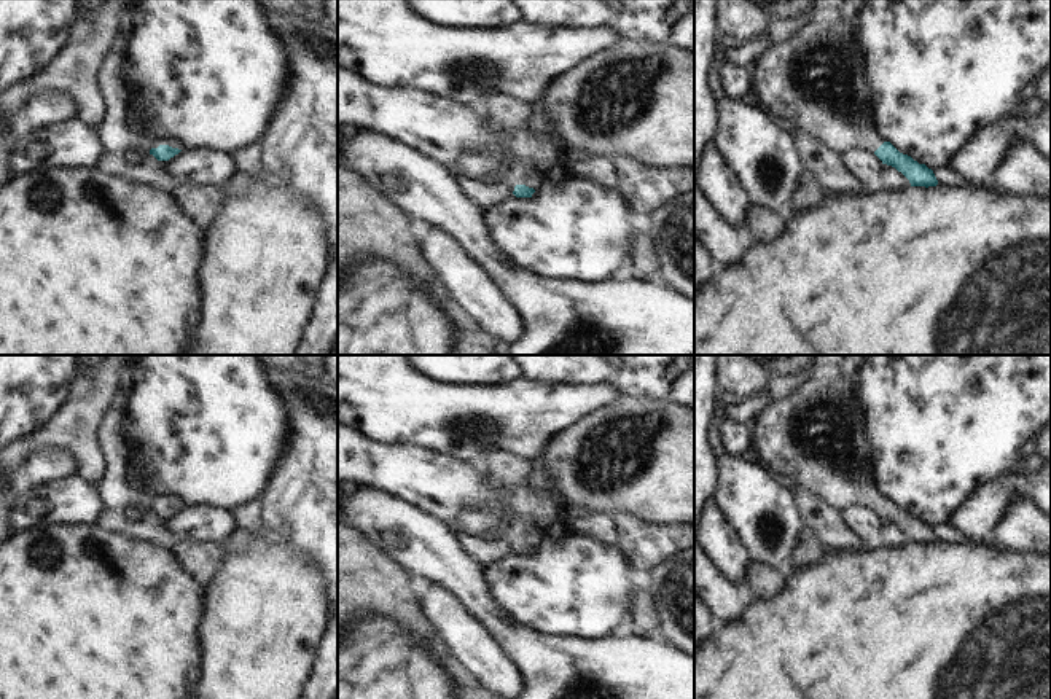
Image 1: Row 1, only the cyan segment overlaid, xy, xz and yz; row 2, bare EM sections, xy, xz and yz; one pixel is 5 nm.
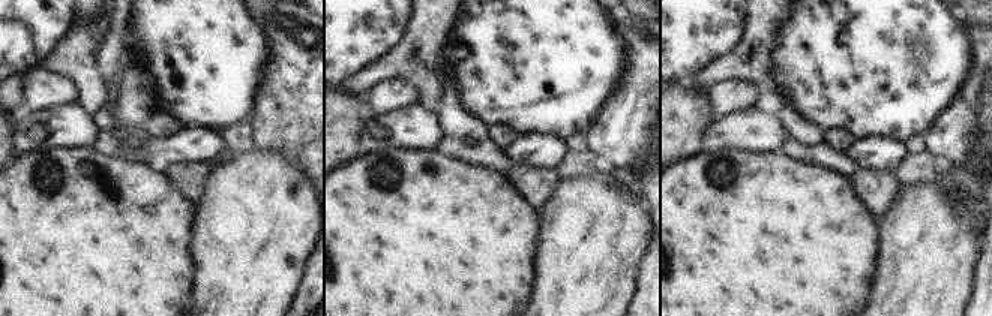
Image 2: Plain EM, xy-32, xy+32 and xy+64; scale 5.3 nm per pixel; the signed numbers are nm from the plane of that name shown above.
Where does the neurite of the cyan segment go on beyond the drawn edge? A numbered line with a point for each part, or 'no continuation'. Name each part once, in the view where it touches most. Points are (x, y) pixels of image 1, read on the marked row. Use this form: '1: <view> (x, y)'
1: xy (136, 121)

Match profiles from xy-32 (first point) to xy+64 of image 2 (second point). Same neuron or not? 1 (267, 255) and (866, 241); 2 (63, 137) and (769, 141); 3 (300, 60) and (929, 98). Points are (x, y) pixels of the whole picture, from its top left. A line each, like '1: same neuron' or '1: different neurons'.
1: different neurons
2: same neuron
3: different neurons

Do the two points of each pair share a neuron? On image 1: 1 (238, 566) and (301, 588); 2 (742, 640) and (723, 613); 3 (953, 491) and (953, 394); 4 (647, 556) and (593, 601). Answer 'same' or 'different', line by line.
1: same
2: different
3: same
4: different

